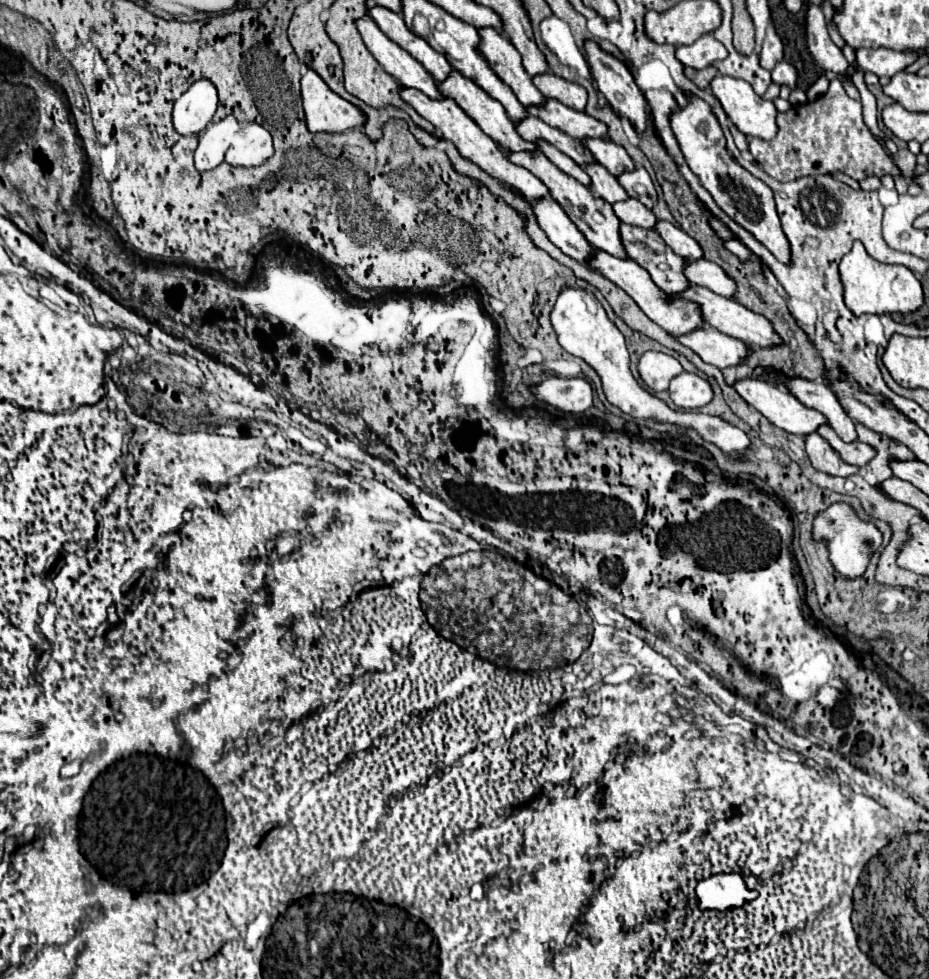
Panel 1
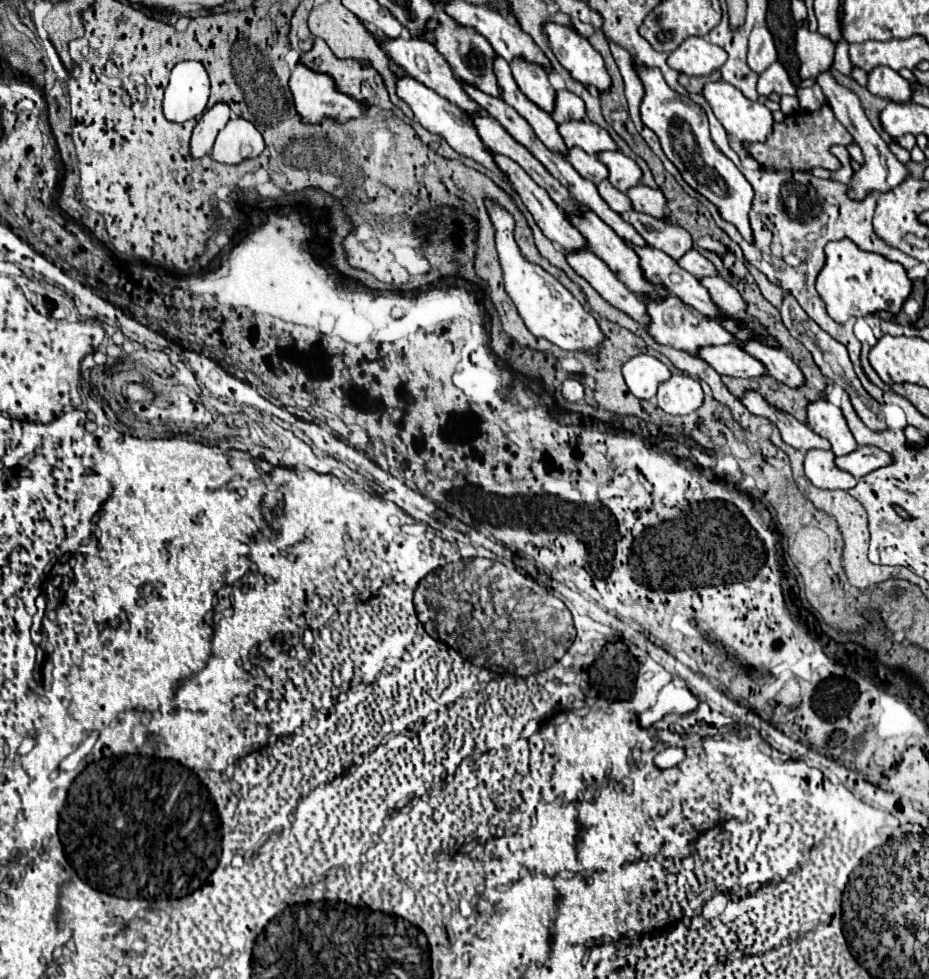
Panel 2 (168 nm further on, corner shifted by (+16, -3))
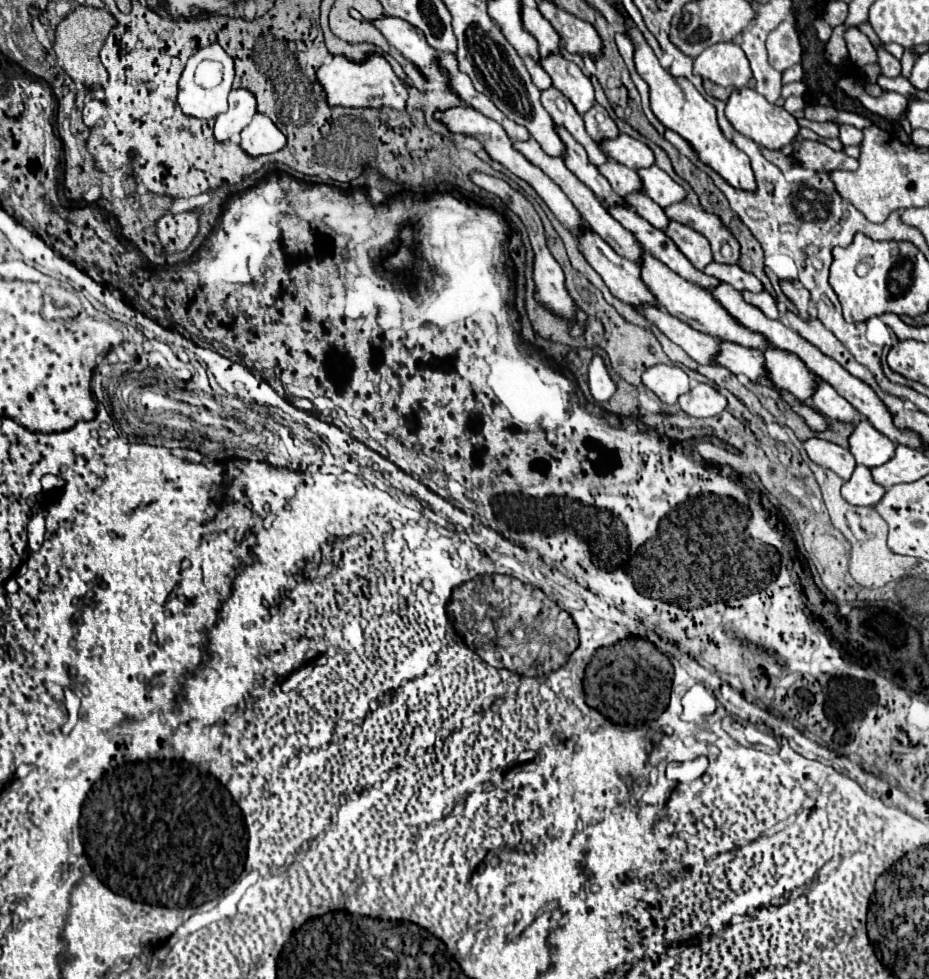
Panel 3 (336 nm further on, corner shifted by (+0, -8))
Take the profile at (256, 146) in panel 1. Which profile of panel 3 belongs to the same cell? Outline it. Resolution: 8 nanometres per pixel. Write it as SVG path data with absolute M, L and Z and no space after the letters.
M258 112L254 114L252 122L242 130L240 136L242 136L240 148L252 158L274 154L286 146L284 134L272 124L272 120L268 120L268 116Z

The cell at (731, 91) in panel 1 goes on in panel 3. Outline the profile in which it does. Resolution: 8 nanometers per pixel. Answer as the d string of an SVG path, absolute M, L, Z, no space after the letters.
M746 86L730 94L726 102L726 118L734 126L734 130L738 130L746 138L754 140L758 146L764 146L768 150L780 150L782 146L790 144L798 136L798 130L800 130L792 114L788 114L784 108L776 104L770 104L764 96L760 96L756 90L746 88Z

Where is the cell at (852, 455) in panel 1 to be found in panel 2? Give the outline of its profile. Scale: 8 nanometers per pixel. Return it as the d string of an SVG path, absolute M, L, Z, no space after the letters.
M860 447L844 457L836 457L836 465L842 469L842 471L848 471L852 473L856 479L872 473L874 469L880 469L880 467L886 467L886 465L892 465L894 459L892 455L888 455L886 451L878 449L878 447Z

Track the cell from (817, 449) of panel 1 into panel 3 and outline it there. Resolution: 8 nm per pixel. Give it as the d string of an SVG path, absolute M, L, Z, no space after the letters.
M858 464L850 476L850 480L846 480L842 484L842 498L850 504L856 506L874 506L876 502L880 502L880 498L884 496L884 488L878 486L872 476L870 470L862 464Z

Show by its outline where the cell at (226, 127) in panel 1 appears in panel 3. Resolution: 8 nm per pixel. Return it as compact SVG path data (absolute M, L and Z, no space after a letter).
M232 90L228 96L230 108L216 116L216 126L214 126L214 138L218 142L228 142L228 140L236 140L238 134L250 124L252 116L256 114L256 100L252 96L252 92L244 92L240 90Z

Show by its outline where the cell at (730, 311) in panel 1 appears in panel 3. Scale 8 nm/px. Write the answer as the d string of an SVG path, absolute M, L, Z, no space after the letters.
M818 380L814 394L812 394L812 402L822 414L826 414L830 418L848 420L848 422L852 422L856 418L856 410L840 394L836 394L836 390L824 380Z

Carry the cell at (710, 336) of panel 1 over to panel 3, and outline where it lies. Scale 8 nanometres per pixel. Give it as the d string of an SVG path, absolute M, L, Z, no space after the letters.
M768 348L764 350L764 368L776 388L786 390L800 402L812 406L810 396L812 388L816 388L818 376L812 374L798 356Z

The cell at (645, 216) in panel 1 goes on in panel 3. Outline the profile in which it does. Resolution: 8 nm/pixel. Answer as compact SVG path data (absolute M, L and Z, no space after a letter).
M674 220L662 232L672 238L672 242L678 246L678 250L694 264L694 268L704 270L704 266L708 262L712 262L710 244L700 232L692 230L690 226L684 226L680 222L674 222Z

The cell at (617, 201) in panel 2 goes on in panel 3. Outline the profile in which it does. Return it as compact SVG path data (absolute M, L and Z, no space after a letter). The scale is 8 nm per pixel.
M630 192L624 196L626 204L630 204L630 208L644 220L648 220L654 228L666 228L668 218L664 214L664 210L658 204L652 204L652 200L648 200L648 196L644 196L642 192Z

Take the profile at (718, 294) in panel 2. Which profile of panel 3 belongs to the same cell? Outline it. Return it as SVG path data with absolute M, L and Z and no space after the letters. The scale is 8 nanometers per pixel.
M762 290L762 292L742 292L742 298L744 298L748 304L760 308L768 318L772 318L772 320L778 318L776 302L774 302L774 298L772 298L766 290Z

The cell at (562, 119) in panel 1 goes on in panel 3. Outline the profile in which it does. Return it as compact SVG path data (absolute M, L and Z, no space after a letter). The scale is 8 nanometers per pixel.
M620 134L610 140L600 140L598 148L608 160L616 160L628 168L648 168L654 164L652 150L644 142L634 140L626 134Z

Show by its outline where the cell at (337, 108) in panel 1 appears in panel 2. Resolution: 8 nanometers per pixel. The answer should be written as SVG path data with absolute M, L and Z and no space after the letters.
M298 63L296 69L292 71L290 89L292 89L292 95L294 95L296 111L302 115L302 119L306 123L318 123L324 117L332 117L332 119L338 119L338 121L348 121L348 119L364 115L366 109L368 109L366 103L360 103L360 101L352 99L350 95L344 95L342 91L338 91L332 75L312 71L310 67L304 67L304 63Z

